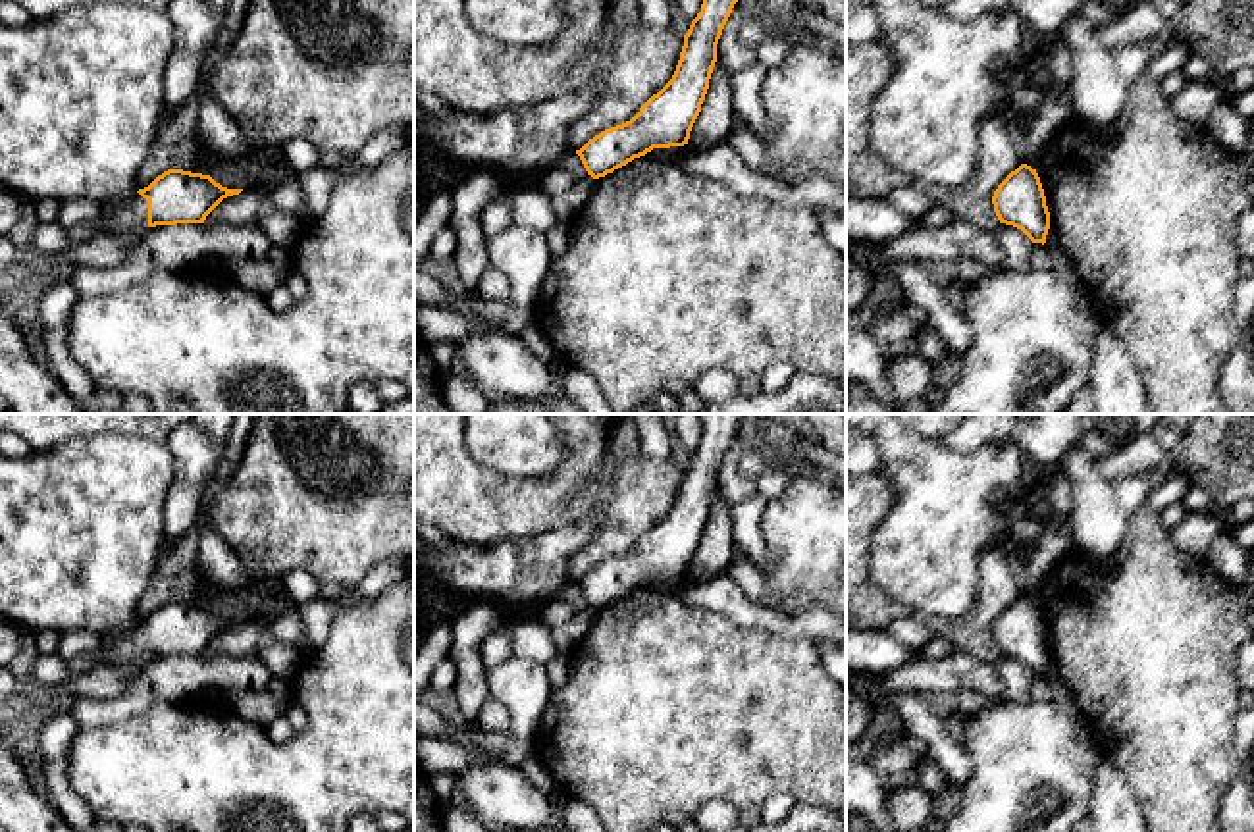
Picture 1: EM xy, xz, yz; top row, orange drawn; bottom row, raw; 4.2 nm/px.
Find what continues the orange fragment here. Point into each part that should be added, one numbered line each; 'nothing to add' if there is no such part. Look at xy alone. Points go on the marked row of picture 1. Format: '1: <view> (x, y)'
1: xy (131, 214)

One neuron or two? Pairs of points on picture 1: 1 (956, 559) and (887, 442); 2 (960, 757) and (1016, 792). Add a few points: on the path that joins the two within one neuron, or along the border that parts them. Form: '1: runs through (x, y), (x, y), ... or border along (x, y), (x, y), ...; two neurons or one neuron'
1: runs through (942, 530), (942, 499), (915, 470); one neuron
2: border along (966, 746), (971, 757), (971, 773), (960, 786); two neurons

